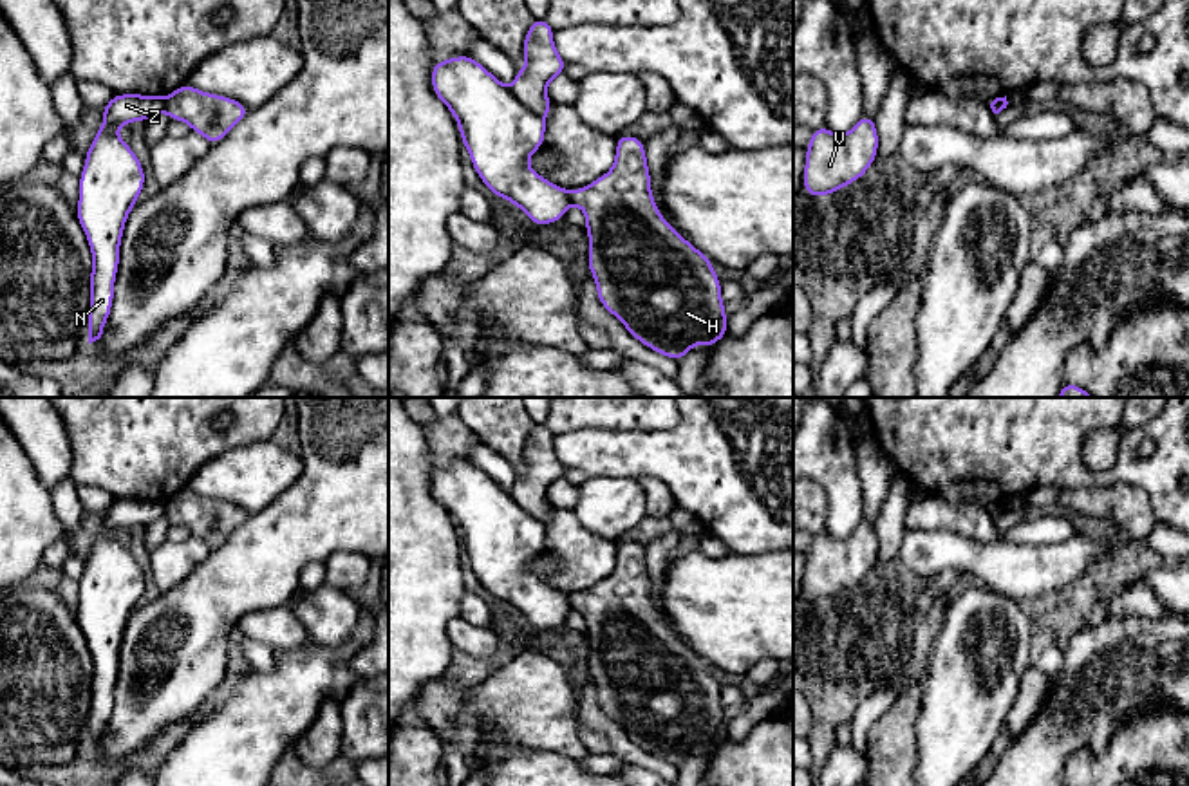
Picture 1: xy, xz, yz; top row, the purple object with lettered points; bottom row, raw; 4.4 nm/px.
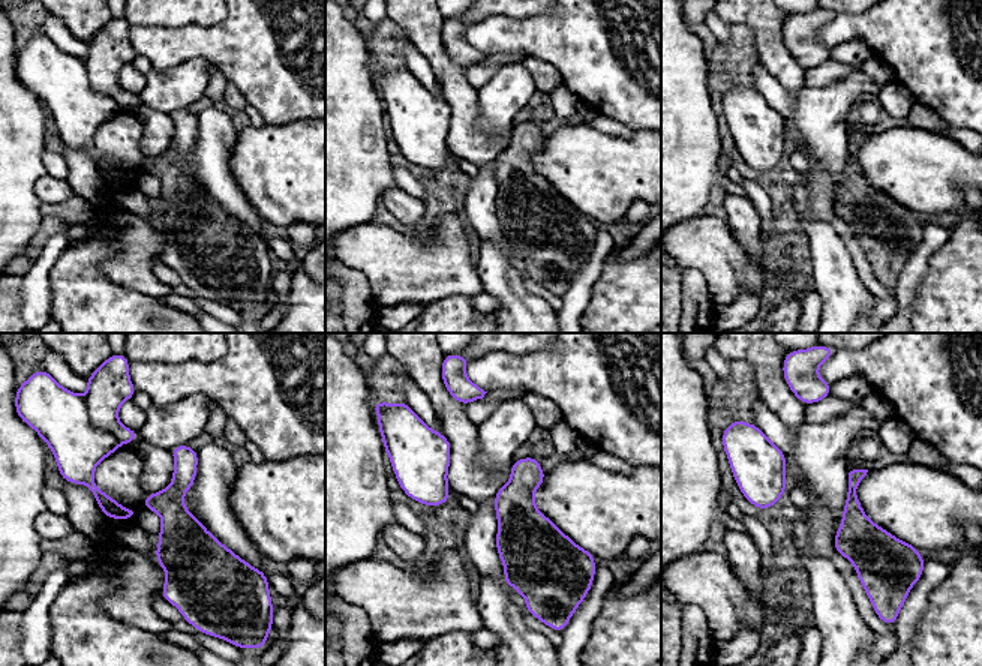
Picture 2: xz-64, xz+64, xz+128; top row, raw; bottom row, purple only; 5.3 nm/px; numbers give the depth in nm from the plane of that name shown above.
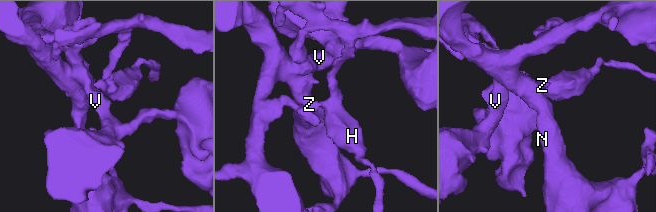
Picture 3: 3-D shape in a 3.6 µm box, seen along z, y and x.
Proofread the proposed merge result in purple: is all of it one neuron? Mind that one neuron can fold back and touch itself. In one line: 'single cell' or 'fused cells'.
fused cells

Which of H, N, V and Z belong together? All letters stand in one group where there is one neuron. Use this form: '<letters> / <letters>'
H V / N Z

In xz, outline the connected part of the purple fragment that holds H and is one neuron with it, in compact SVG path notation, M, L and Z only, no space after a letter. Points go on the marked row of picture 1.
M616 136L613 168L567 193L585 213L587 266L596 280L598 302L629 334L649 349L679 361L697 343L710 347L728 334L721 280L712 260L667 222L652 197L645 145L634 136Z

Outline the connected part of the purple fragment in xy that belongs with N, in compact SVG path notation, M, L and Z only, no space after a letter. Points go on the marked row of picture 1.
M116 94L101 108L103 126L85 154L76 217L94 258L87 314L89 343L101 338L108 322L125 222L145 188L145 168L116 128L146 121L163 110L161 96Z

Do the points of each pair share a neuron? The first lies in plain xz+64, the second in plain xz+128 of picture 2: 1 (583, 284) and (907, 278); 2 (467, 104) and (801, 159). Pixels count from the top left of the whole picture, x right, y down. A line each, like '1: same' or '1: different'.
1: same
2: different

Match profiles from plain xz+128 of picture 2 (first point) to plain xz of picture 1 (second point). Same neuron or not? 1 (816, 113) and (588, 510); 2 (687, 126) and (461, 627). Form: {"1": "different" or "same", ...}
{"1": "same", "2": "different"}

